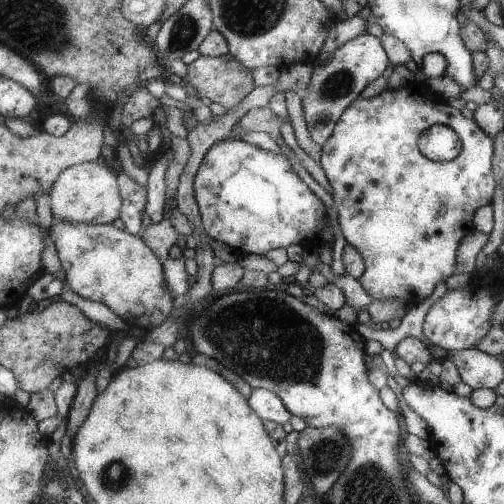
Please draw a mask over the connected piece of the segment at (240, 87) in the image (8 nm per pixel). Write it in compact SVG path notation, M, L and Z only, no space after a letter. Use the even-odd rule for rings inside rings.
M200 55L196 61L186 68L186 81L198 94L209 98L212 102L221 104L226 110L235 108L245 96L255 90L253 71L245 68L233 55L211 57Z

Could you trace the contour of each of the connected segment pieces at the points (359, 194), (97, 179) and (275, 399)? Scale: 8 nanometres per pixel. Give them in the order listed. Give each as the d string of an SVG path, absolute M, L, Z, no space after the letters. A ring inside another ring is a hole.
M412 82L404 85L401 88L387 88L381 94L354 101L349 108L343 113L343 116L338 120L334 133L329 137L329 140L322 147L322 155L320 158L321 166L327 176L328 182L332 187L332 196L334 206L338 210L338 222L340 223L342 234L348 244L353 244L365 258L366 269L361 275L361 284L365 290L374 298L375 301L384 300L403 300L410 306L421 304L425 298L431 296L435 292L435 288L446 282L447 278L455 272L457 268L457 252L459 246L463 242L463 238L475 229L474 218L476 212L483 206L491 204L493 196L495 196L495 187L497 179L494 171L495 160L495 136L491 137L474 119L465 118L459 109L455 109L447 105L446 100L436 92L433 92L426 82ZM433 125L445 125L455 129L459 133L462 140L462 151L457 158L450 161L436 161L427 158L421 148L421 136Z
M87 161L70 166L59 175L49 194L52 217L56 220L67 220L73 224L111 224L120 218L123 208L118 173L103 162Z
M254 389L248 400L251 408L254 408L265 422L273 421L282 425L289 422L294 415L287 408L282 397L267 389Z

